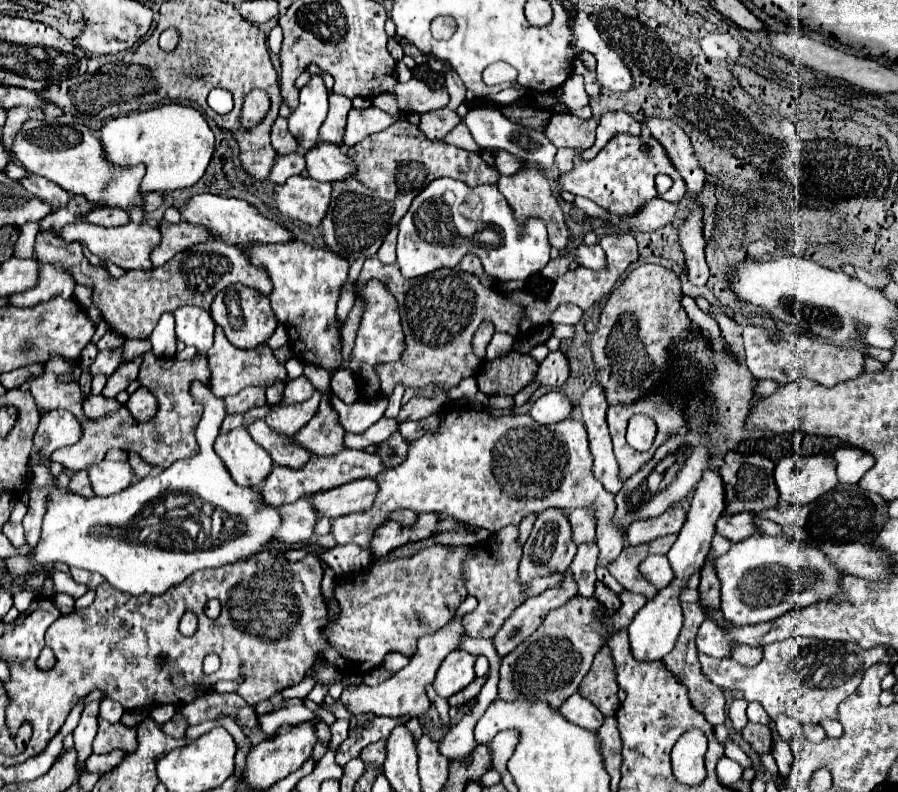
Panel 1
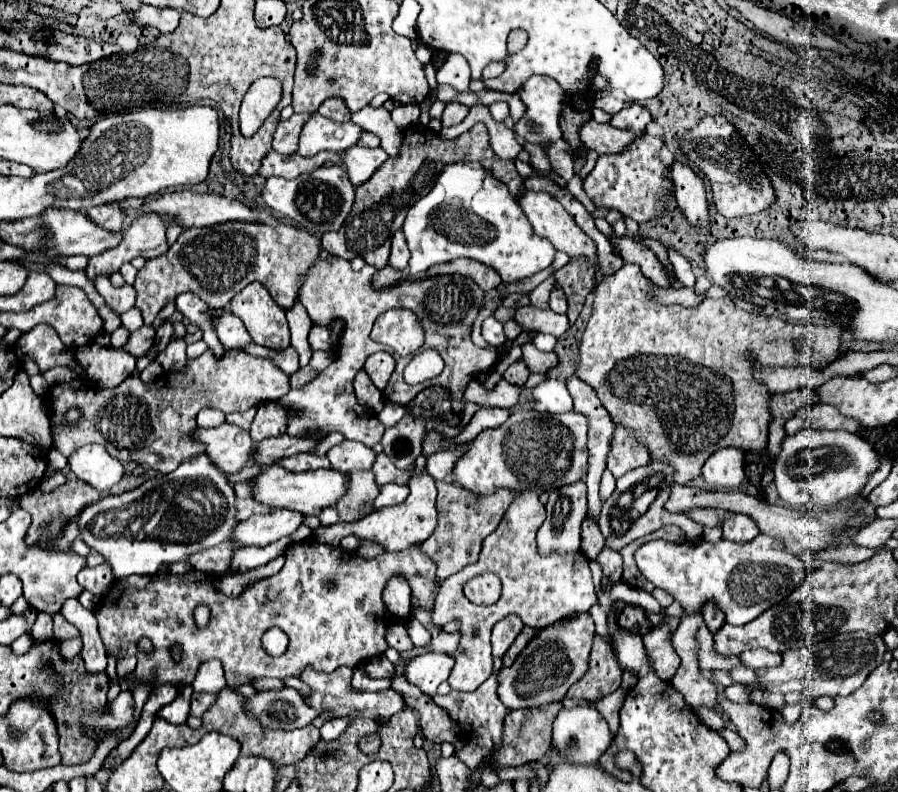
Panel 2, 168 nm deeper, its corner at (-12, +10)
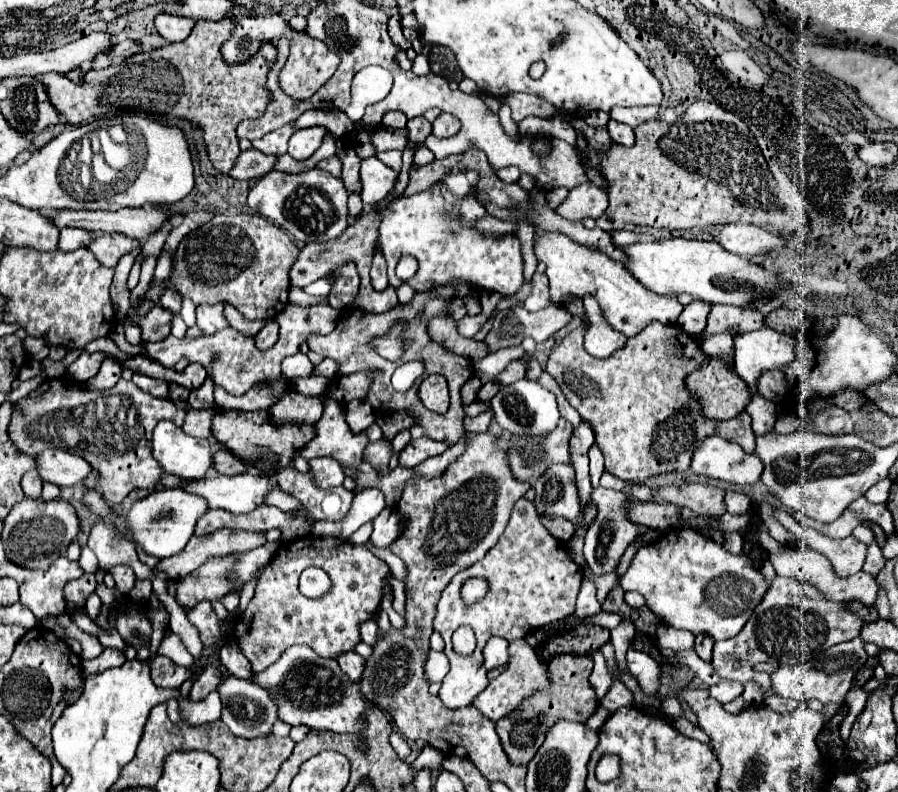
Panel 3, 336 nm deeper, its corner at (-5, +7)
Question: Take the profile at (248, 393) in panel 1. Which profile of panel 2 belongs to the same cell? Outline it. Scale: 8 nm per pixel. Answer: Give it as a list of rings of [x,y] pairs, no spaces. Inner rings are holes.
[[[207,350],[203,356],[189,360],[187,372],[163,374],[149,384],[141,382],[141,378],[127,378],[127,382],[121,382],[115,388],[103,390],[93,384],[87,384],[83,379],[86,378],[75,378],[71,382],[55,384],[49,390],[49,418],[51,418],[51,430],[53,430],[53,448],[59,450],[63,456],[69,456],[75,452],[75,448],[81,448],[85,444],[101,444],[119,462],[137,462],[161,474],[173,472],[181,462],[191,460],[203,452],[203,446],[191,440],[191,430],[195,430],[197,426],[195,416],[199,410],[215,408],[225,414],[242,412],[263,400],[279,400],[291,390],[289,376],[273,360],[255,358],[241,350],[229,350],[227,358],[221,358],[221,360],[215,360],[215,356]],[[71,408],[77,408],[81,412],[75,424],[69,424],[65,420],[65,412]]]

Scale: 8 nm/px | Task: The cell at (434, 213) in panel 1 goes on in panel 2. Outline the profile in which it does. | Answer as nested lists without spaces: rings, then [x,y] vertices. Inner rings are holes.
[[[447,174],[437,180],[433,190],[417,200],[403,222],[403,234],[411,250],[409,274],[417,276],[427,268],[455,258],[471,258],[485,266],[491,266],[503,282],[517,282],[545,270],[555,254],[555,248],[545,238],[539,238],[511,198],[507,186],[487,174],[483,188],[469,200],[463,202],[461,192],[447,188]]]

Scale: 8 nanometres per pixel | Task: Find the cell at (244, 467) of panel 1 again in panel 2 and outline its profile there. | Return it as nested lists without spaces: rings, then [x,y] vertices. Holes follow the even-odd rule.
[[[221,424],[217,428],[195,428],[193,438],[205,444],[205,454],[211,458],[211,464],[221,472],[239,472],[251,464],[253,440],[249,432],[239,426]]]

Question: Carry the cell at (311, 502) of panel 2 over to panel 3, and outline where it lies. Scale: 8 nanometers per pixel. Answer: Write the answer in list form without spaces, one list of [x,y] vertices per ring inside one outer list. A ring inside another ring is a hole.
[[[248,471],[234,477],[208,475],[200,481],[184,483],[182,489],[206,497],[210,509],[250,513],[264,503],[268,493],[276,489],[276,483],[270,485],[270,473]]]

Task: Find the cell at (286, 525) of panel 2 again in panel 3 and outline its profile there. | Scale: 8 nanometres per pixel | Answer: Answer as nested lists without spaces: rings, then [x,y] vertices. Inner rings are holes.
[[[218,529],[216,533],[192,537],[188,545],[174,557],[162,559],[156,571],[166,571],[170,579],[182,579],[198,569],[210,557],[226,557],[228,553],[246,553],[248,549],[266,543],[264,533],[232,533],[230,529]]]

